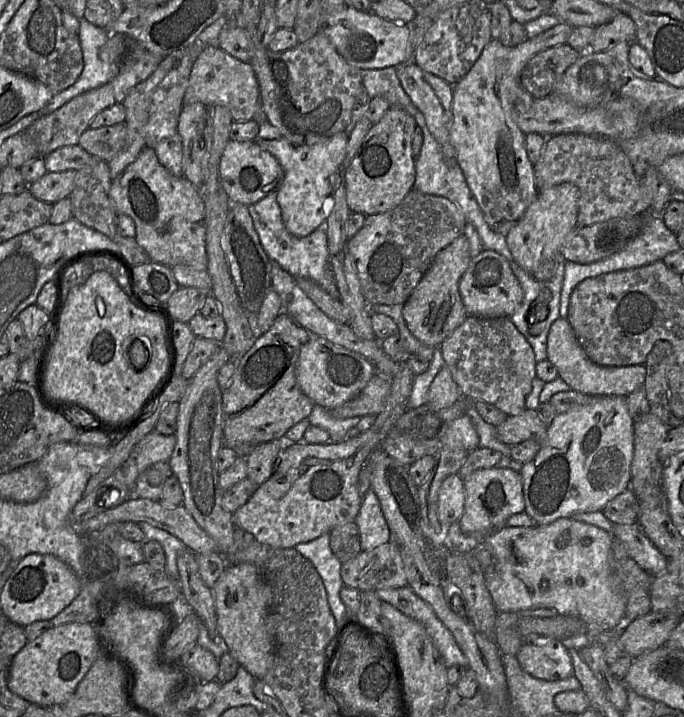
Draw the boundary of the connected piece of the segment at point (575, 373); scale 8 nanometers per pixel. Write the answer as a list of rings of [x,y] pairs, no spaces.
[[[558,318],[553,322],[547,338],[547,359],[556,366],[559,377],[571,390],[596,396],[620,395],[628,396],[633,391],[644,387],[646,367],[644,364],[630,366],[601,366],[592,362],[568,323],[567,319]]]

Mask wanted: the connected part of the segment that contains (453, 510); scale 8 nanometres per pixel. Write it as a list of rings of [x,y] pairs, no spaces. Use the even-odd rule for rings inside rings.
[[[459,474],[448,476],[439,489],[438,519],[443,526],[459,522],[465,508],[465,488]]]

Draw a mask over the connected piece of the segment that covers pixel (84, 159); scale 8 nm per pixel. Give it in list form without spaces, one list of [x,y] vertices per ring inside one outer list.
[[[79,145],[58,148],[43,158],[47,172],[79,171],[100,160]]]

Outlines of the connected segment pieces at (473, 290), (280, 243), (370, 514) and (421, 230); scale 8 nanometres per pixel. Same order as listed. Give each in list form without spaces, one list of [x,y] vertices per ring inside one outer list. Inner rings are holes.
[[[484,250],[472,258],[459,281],[459,292],[468,315],[483,318],[510,317],[523,300],[523,290],[509,262],[492,250]]]
[[[277,191],[248,206],[253,226],[268,257],[277,262],[293,277],[305,277],[319,284],[332,297],[336,297],[335,277],[329,263],[328,239],[324,227],[319,227],[305,237],[296,237],[288,232],[277,202]]]
[[[371,488],[366,491],[362,506],[354,522],[359,530],[362,551],[370,551],[390,542],[389,527],[380,502]]]
[[[415,189],[398,206],[365,216],[362,228],[348,239],[347,248],[368,305],[404,305],[436,255],[464,234],[466,224],[451,201]]]

